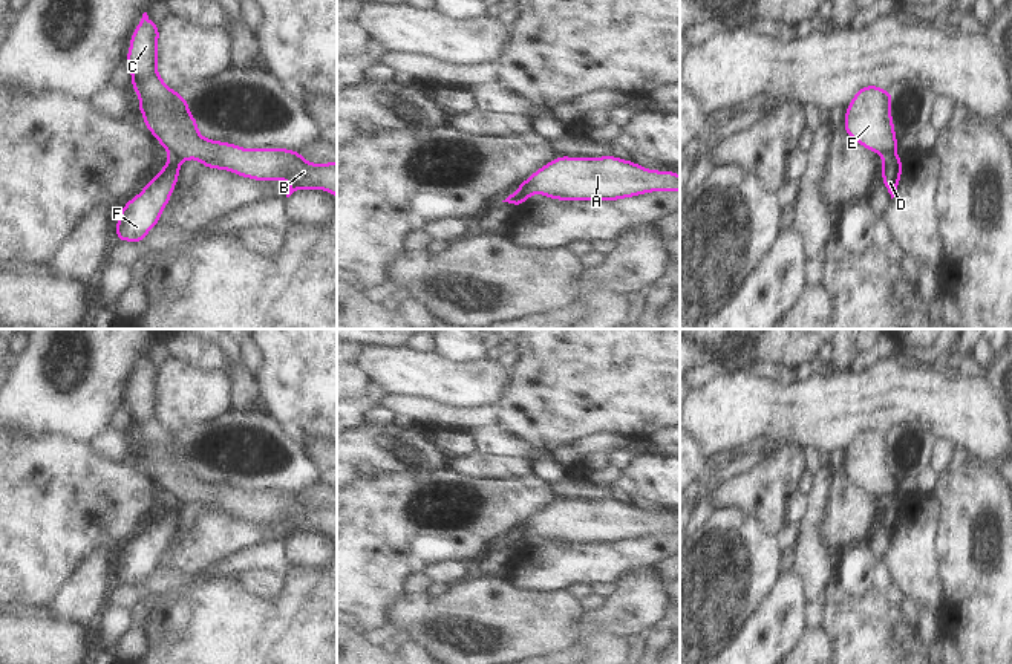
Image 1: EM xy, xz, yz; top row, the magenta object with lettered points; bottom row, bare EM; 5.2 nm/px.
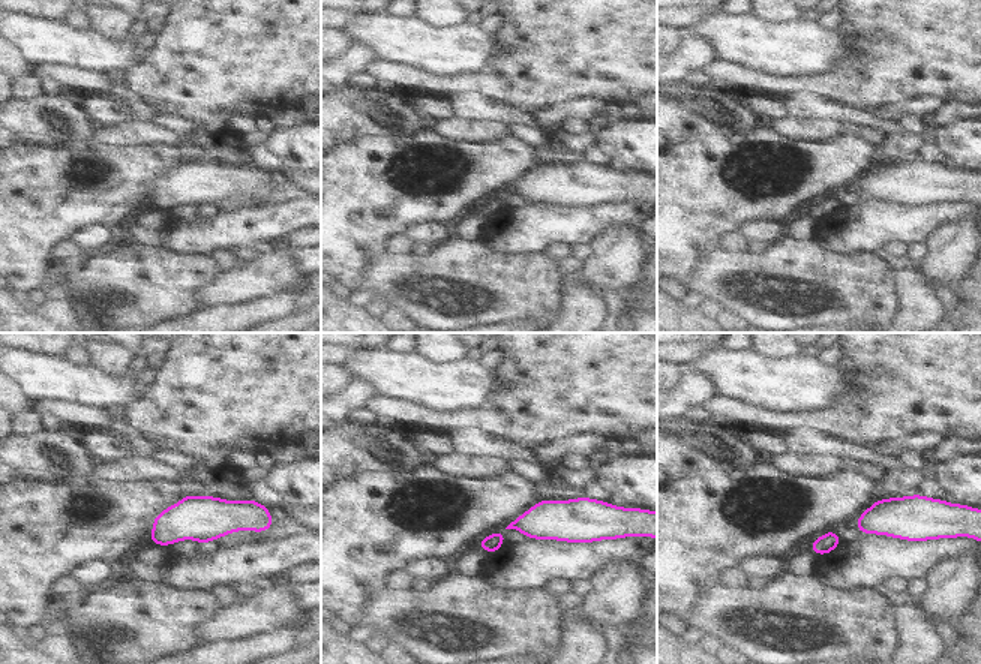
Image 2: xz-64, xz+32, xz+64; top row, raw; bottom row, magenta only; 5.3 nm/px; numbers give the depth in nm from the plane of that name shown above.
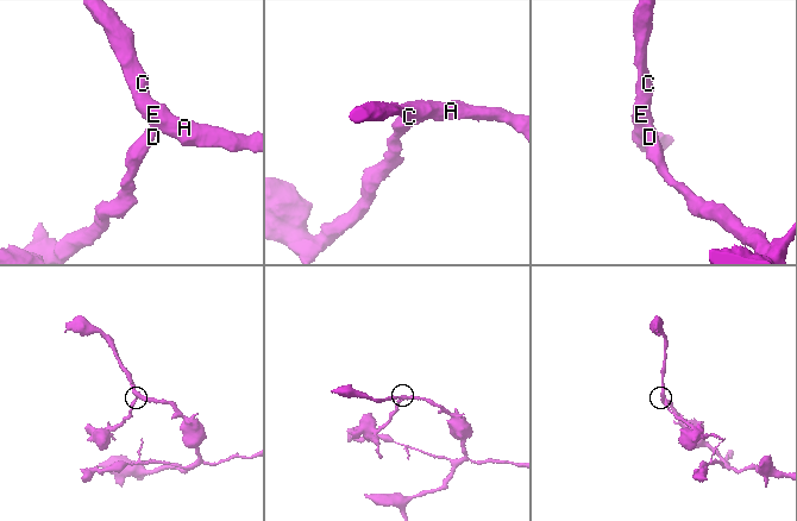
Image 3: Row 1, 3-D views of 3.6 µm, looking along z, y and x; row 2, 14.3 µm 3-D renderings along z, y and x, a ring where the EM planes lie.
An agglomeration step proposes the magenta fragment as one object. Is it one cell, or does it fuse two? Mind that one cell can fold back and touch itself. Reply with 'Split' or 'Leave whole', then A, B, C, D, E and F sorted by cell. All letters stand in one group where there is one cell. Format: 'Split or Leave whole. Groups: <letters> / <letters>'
Split. Groups: A B C E / D F.

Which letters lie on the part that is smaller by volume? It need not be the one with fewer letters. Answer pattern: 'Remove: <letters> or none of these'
Remove: D, F

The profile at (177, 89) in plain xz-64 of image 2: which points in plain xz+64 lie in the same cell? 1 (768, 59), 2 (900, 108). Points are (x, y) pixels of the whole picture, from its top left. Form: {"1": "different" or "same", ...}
{"1": "different", "2": "different"}

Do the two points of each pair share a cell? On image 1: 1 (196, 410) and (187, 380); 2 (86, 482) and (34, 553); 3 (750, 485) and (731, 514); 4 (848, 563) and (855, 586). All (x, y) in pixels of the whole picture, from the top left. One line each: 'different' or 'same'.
1: same
2: same
3: different
4: same

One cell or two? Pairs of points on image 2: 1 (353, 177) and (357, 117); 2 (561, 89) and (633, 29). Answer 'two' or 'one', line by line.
1: two
2: one

